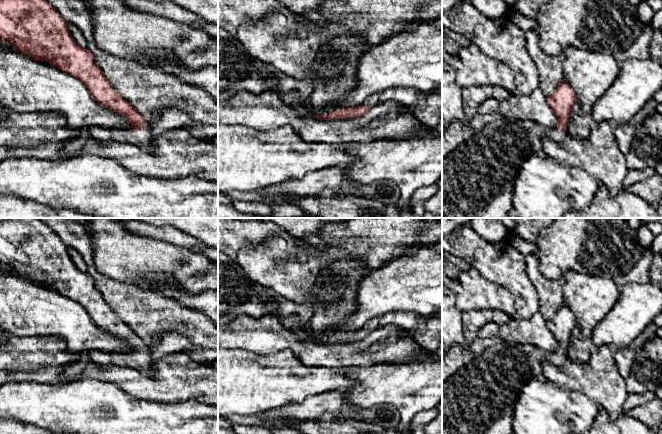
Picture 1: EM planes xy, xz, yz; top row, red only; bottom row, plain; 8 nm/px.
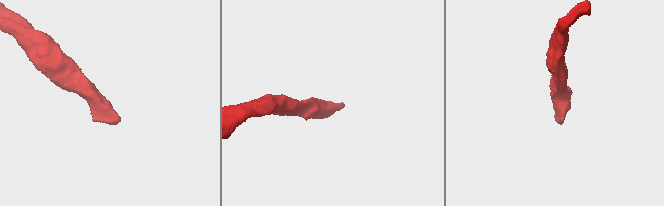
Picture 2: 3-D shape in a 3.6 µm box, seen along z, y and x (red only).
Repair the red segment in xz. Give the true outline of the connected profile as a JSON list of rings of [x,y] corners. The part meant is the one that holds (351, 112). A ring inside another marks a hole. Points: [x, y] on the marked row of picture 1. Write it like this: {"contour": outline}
{"contour": [[[350,34],[336,37],[319,47],[314,60],[308,65],[306,77],[312,84],[309,102],[316,109],[315,117],[317,119],[351,119],[363,116],[370,109],[369,105],[363,104],[342,110],[331,110],[327,108],[329,104],[339,101],[356,86],[359,60],[369,50],[370,46],[364,35]]]}

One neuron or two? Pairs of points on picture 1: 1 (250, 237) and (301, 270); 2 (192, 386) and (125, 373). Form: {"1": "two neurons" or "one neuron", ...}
{"1": "two neurons", "2": "one neuron"}

